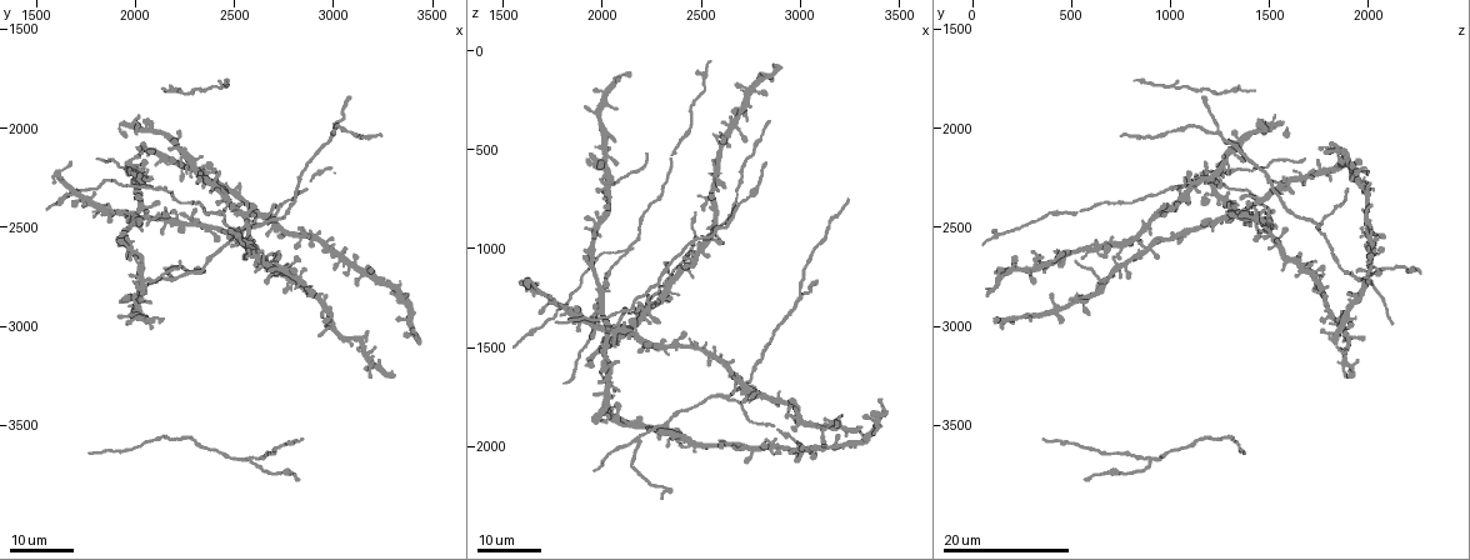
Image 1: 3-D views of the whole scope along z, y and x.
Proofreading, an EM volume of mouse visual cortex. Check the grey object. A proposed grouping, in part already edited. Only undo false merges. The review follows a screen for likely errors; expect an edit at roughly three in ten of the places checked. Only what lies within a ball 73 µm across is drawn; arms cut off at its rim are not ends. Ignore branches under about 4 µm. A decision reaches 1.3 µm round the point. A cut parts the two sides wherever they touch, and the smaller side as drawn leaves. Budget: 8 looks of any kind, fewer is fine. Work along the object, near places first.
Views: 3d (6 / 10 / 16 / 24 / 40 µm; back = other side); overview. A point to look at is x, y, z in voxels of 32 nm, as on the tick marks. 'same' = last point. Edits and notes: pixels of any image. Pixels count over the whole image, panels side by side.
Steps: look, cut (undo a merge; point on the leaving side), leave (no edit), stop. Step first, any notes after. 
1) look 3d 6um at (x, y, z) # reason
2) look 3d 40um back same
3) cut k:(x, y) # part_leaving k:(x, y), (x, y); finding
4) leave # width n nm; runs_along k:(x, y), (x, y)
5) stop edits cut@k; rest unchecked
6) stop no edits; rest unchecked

look 3d 16um at (2990, 2010, 1240) # three arms meet

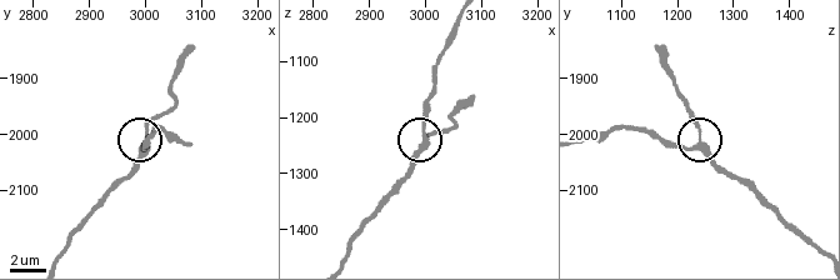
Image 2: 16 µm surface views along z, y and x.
look 3d 6um at (3005, 2015, 1245)

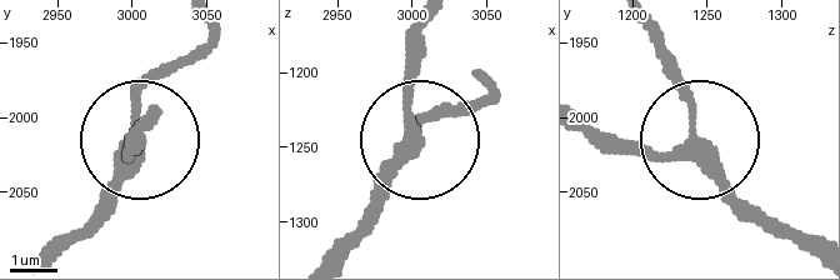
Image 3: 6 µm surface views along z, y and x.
leave # width 270 nm; runs_along 3:(55, 254), (119, 174), (139, 103), (206, 23); continuous, no second cell

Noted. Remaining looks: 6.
look 3d 16um at (2640, 2480, 1750) # branch point

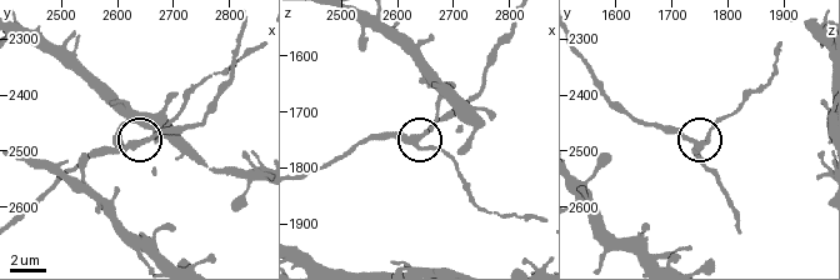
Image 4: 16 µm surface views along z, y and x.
look 3d 6um at (2630, 2495, 1745)

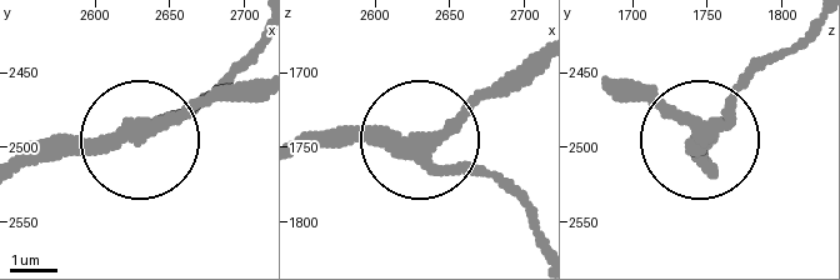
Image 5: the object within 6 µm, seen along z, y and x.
look 3d 6um back at (2634, 2488, 1746)

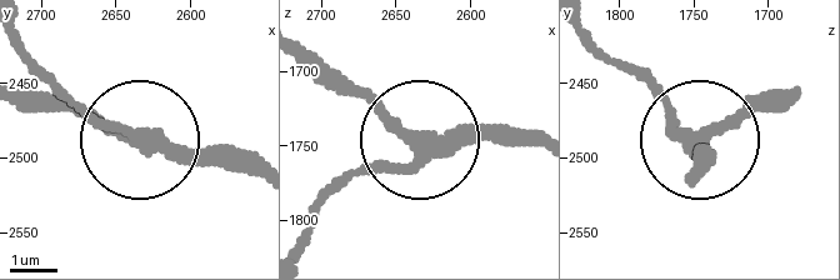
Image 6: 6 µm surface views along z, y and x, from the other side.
leave # side_arm 35 um; continuous, no second cell

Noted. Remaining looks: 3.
look 3d 16um at (2060, 2760, 670)

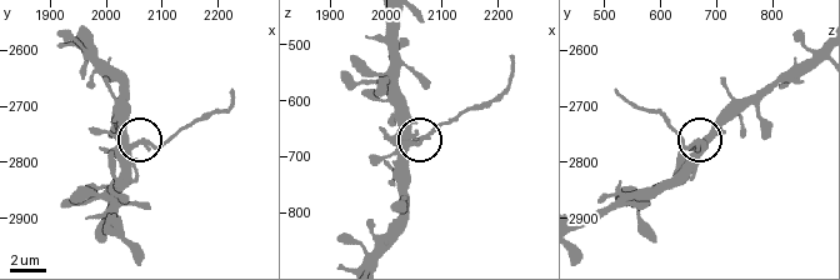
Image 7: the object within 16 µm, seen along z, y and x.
look 3d 10um at (2045, 2775, 675) # closer look

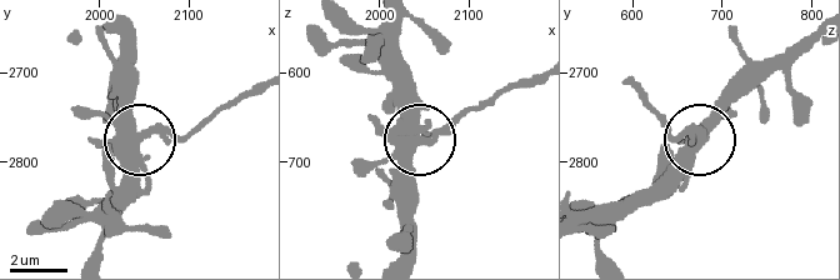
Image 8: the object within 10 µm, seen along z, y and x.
look 3d 10um back at (2045, 2770, 675) # from behind

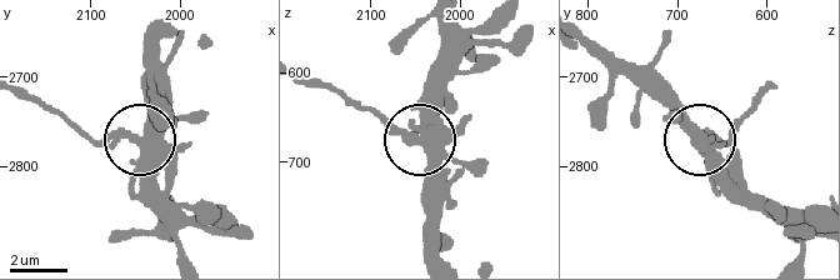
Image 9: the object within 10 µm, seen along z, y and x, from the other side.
cut 9:(111, 130) # part_leaving 9:(146, 143), (85, 139), (41, 105), (20, 98); two cells meet here

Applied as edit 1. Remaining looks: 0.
stop edits cut@9; rest unchecked

